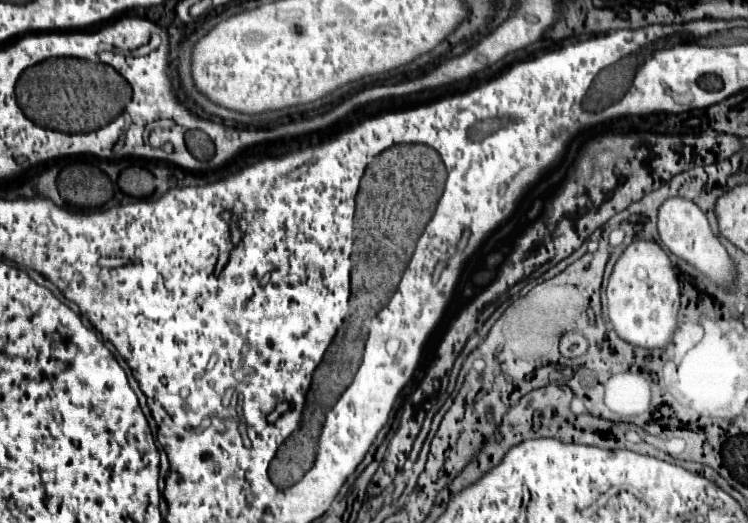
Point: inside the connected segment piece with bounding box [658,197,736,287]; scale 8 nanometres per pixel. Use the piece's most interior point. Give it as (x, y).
(683, 228)

